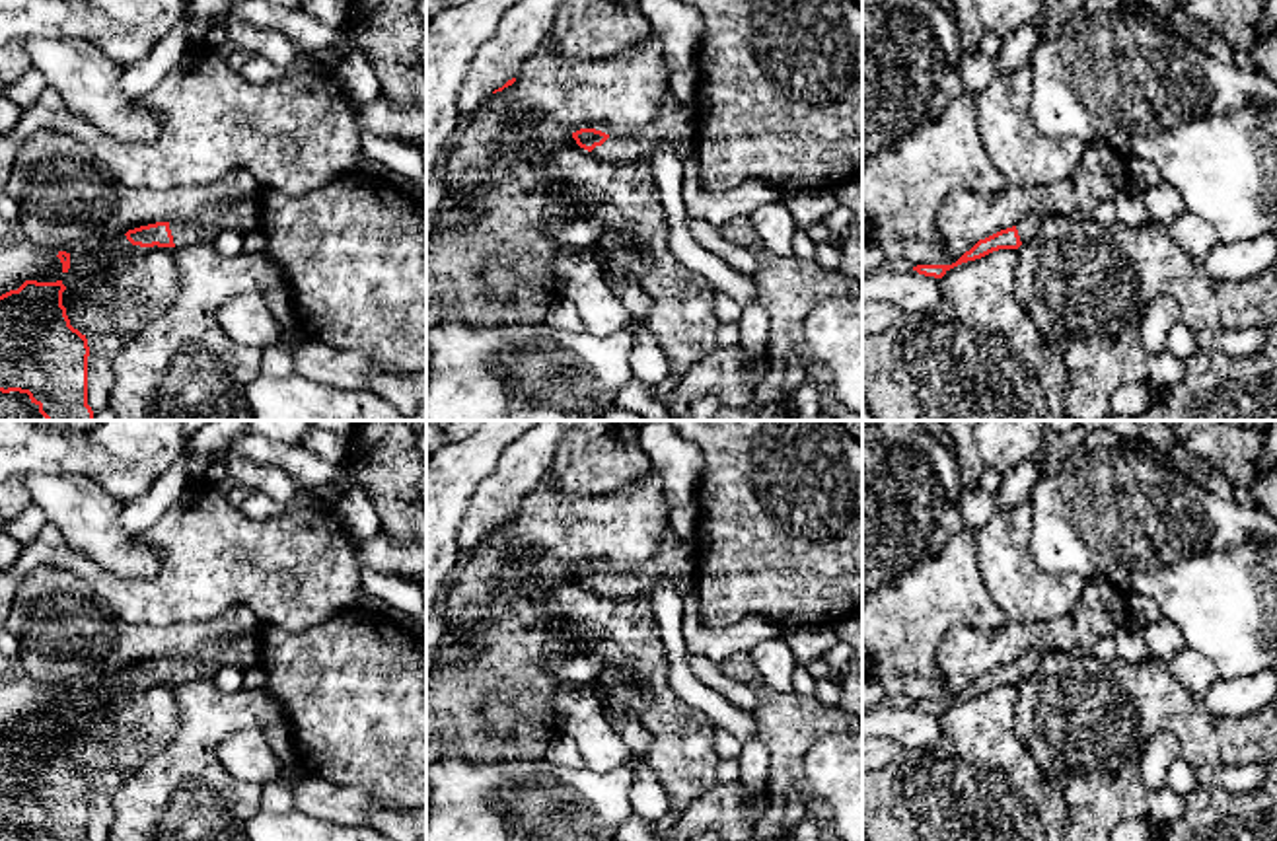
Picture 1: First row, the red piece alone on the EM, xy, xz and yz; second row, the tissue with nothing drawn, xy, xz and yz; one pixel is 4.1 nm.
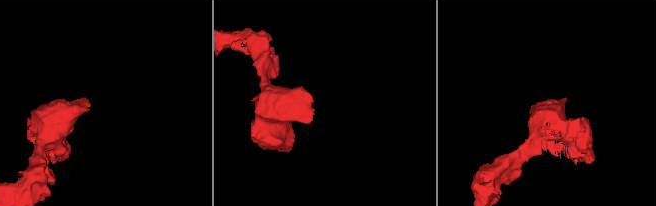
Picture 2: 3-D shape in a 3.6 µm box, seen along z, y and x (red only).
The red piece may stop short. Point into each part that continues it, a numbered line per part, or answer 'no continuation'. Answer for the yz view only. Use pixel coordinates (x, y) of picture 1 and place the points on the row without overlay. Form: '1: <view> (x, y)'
1: yz (1028, 660)

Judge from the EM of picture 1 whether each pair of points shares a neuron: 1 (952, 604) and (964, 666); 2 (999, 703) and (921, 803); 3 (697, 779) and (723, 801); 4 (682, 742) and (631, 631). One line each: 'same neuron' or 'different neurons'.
1: different neurons
2: same neuron
3: different neurons
4: same neuron

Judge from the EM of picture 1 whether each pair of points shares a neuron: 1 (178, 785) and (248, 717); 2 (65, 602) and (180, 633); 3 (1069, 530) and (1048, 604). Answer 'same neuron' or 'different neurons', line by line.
1: same neuron
2: same neuron
3: different neurons

